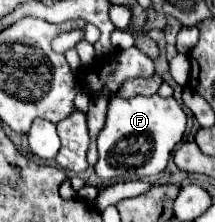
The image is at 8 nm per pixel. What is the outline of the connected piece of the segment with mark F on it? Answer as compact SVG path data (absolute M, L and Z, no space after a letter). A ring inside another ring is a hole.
M112 97L108 103L106 123L98 135L100 159L94 165L96 175L102 181L118 179L144 179L160 175L166 169L174 145L186 131L186 113L174 97Z

